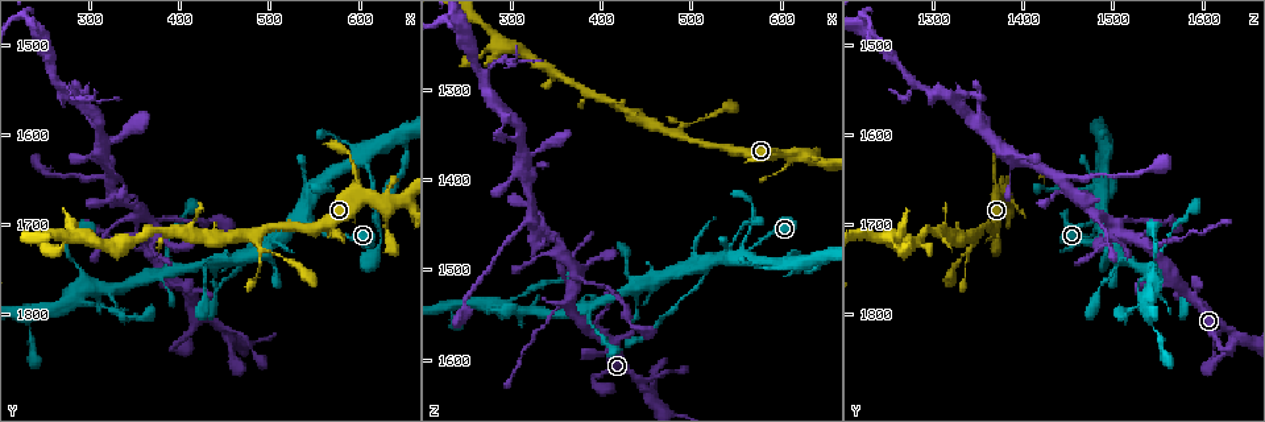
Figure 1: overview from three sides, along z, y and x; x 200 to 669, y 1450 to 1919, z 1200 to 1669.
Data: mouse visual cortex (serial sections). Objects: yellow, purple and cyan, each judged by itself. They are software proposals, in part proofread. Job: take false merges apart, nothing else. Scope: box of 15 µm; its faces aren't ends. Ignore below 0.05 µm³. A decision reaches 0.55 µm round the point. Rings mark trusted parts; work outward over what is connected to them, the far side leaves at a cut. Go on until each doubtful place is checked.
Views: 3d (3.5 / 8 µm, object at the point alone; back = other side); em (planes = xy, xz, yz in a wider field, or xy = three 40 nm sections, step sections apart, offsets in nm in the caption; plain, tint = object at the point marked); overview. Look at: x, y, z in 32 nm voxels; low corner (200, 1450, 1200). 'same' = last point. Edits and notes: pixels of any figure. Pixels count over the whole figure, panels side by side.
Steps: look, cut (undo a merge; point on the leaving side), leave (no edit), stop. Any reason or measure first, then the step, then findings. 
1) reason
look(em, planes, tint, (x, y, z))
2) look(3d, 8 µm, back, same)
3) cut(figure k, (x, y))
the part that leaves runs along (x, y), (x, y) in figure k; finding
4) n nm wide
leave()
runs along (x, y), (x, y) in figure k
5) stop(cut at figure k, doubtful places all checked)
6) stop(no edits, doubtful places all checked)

a fork
look(3d, 3.5 µm, (515, 1710, 1505))

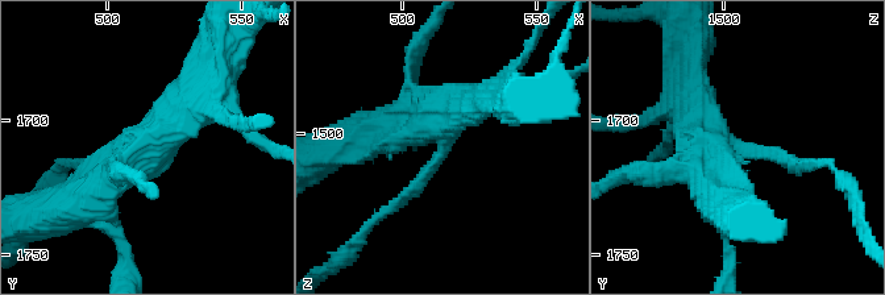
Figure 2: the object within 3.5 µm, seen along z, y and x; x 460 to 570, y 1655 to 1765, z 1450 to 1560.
look(em, xy, step 1, tint, (516, 1710, 1501))

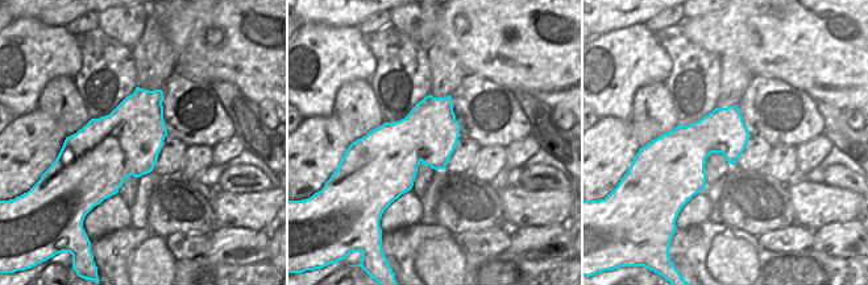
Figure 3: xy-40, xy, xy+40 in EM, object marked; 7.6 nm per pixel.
leave()
runs along (214, 103), (186, 103), (80, 204) in figure 2; all the same cell

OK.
abrupt turn
look(em, planes, tint, (360, 1725, 1545))

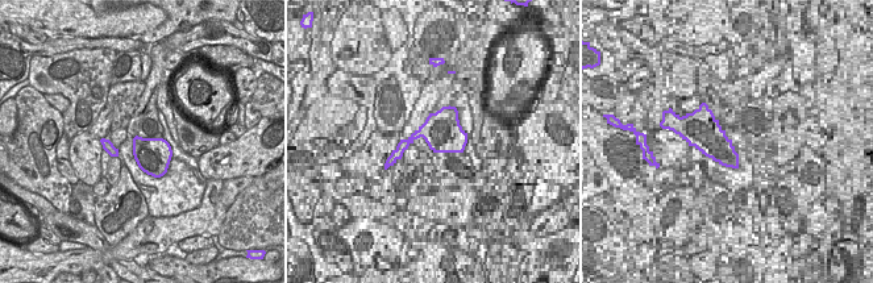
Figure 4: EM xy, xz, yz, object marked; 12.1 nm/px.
look(3d, 3.5 µm, same)

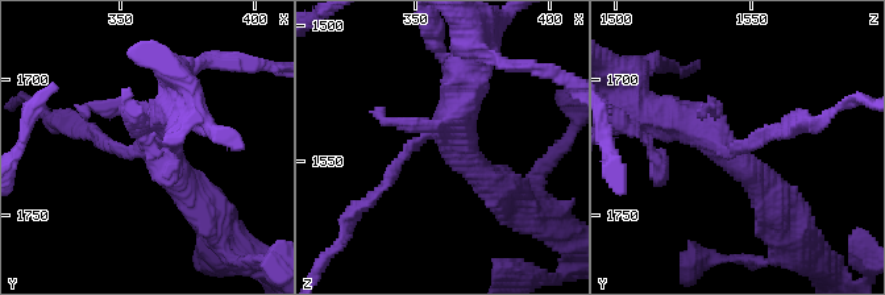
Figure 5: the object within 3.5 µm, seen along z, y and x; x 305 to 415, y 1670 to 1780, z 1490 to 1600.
440 nm wide
leave()
runs along (776, 204), (705, 132), (655, 111) in figure 5; continuous, no second cell

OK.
look(3d, 8 µm, (600, 1630, 1490))

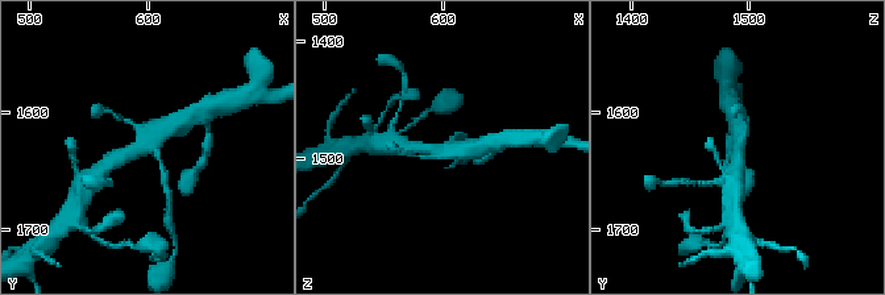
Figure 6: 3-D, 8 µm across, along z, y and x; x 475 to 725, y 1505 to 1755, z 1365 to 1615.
need the tissue
look(em, xy, step 1, tint, (600, 1630, 1492))

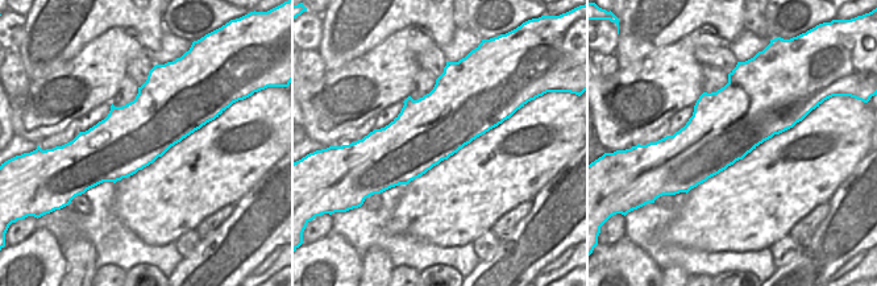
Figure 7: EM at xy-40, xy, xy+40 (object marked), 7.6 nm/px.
leave()
runs along (113, 162), (141, 150), (177, 123) in figure 6; one cell here

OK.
stop(no edits, doubtful places all checked)

